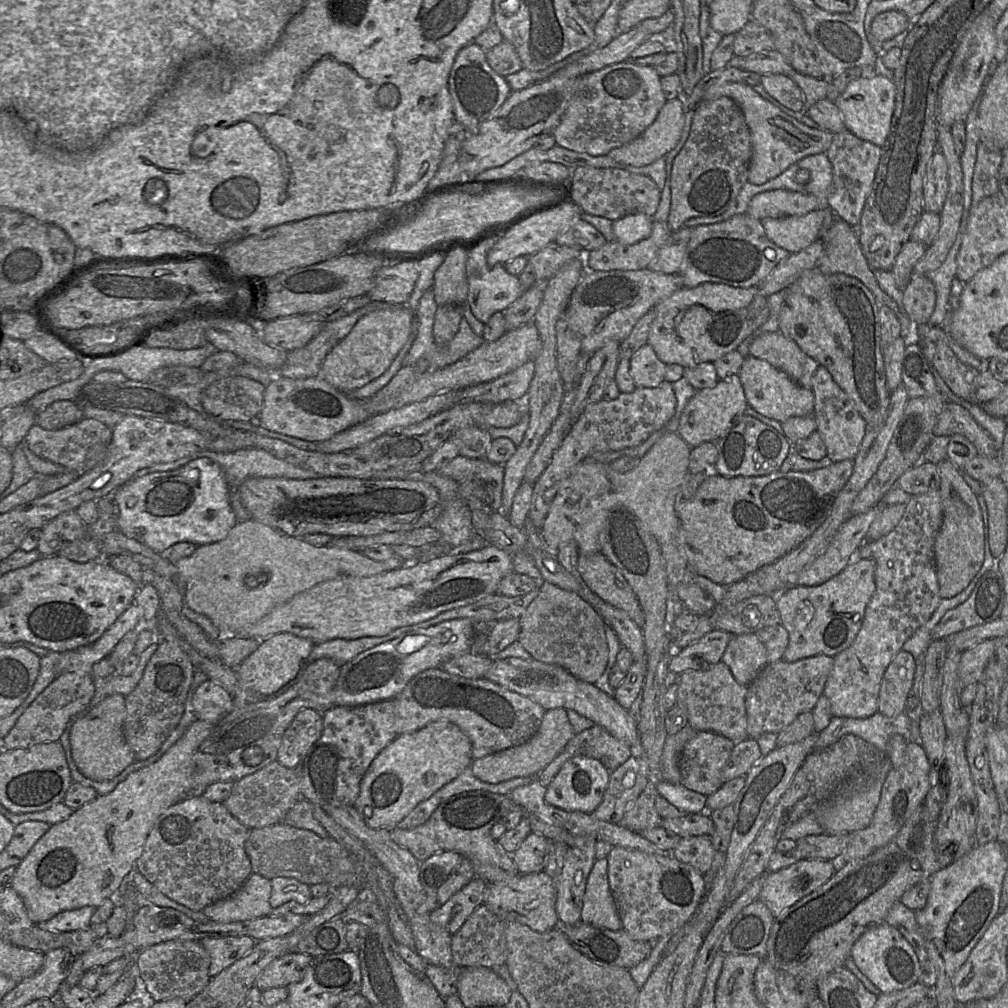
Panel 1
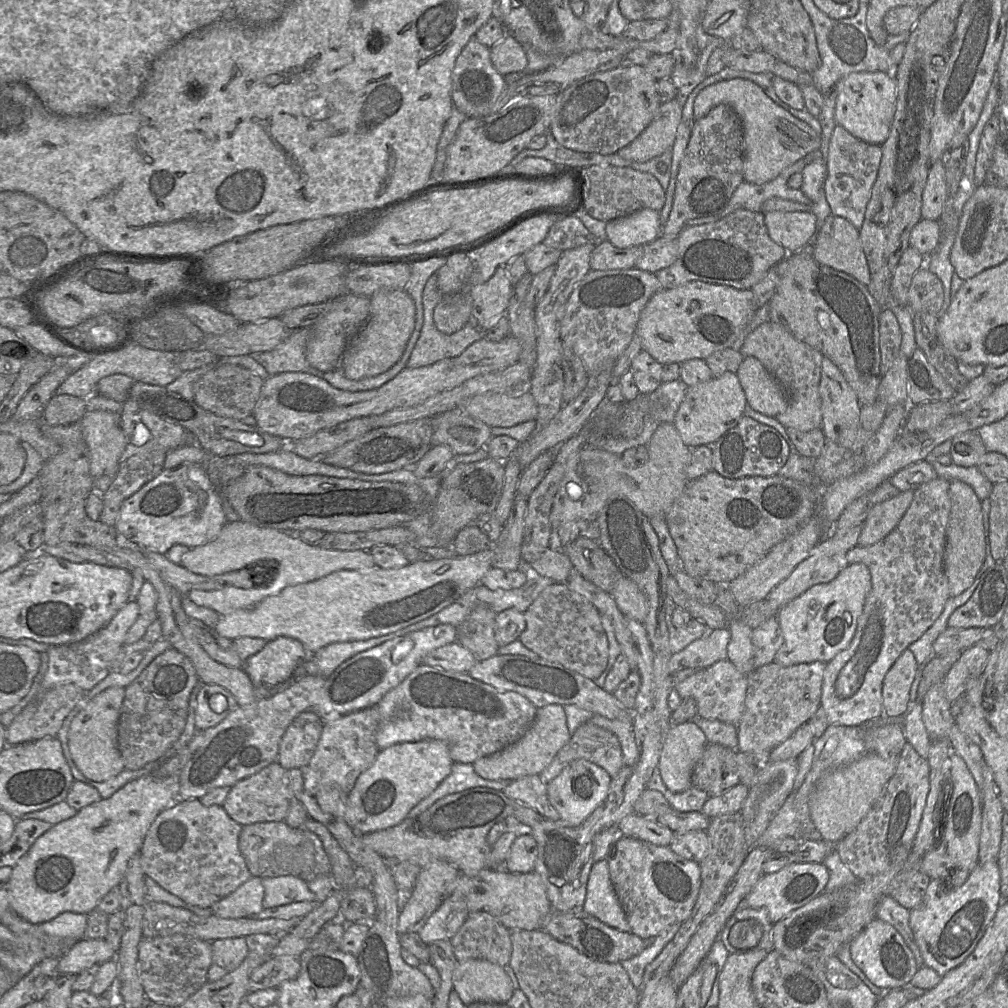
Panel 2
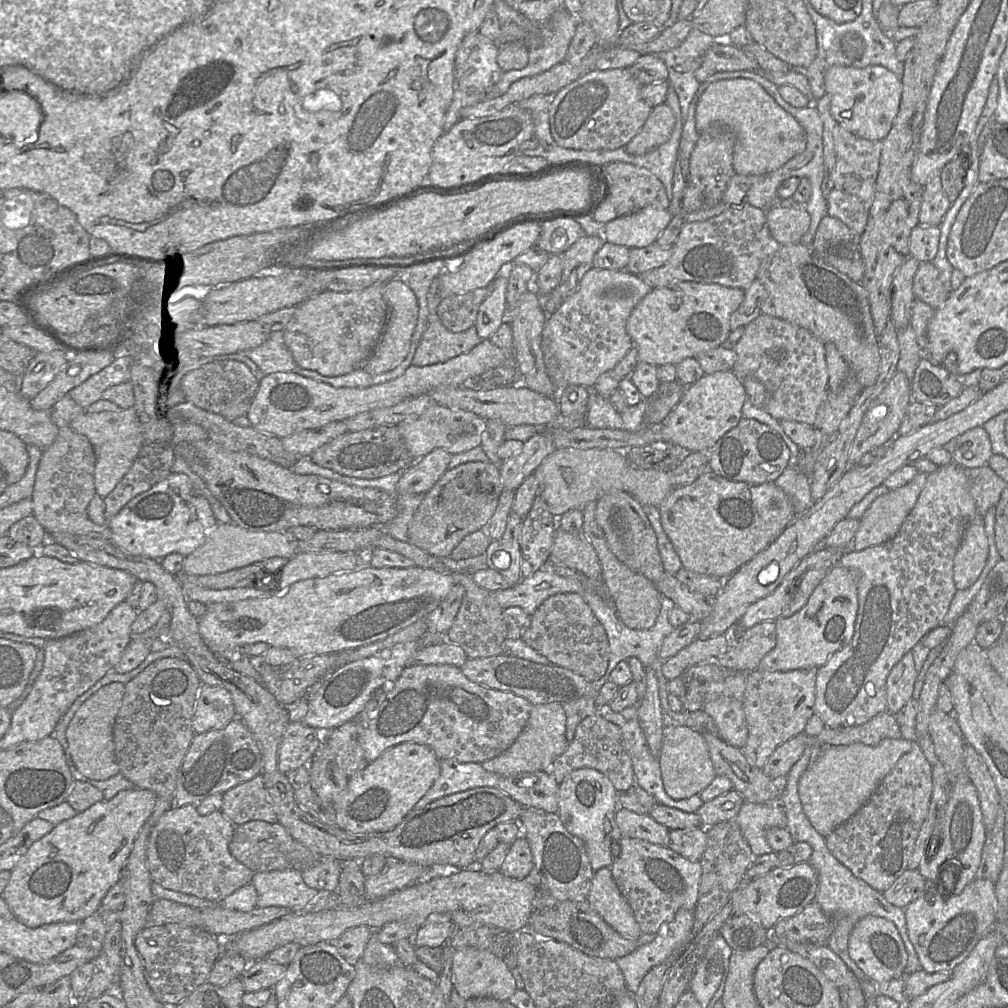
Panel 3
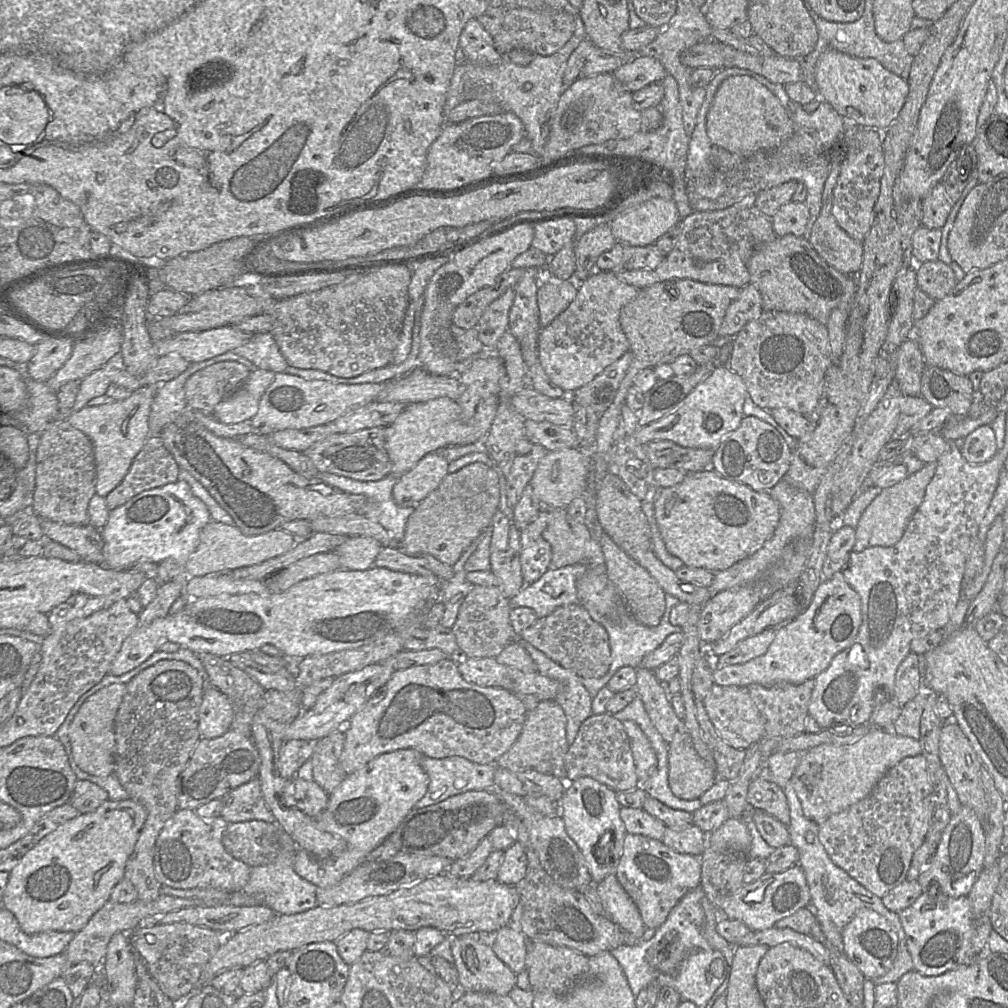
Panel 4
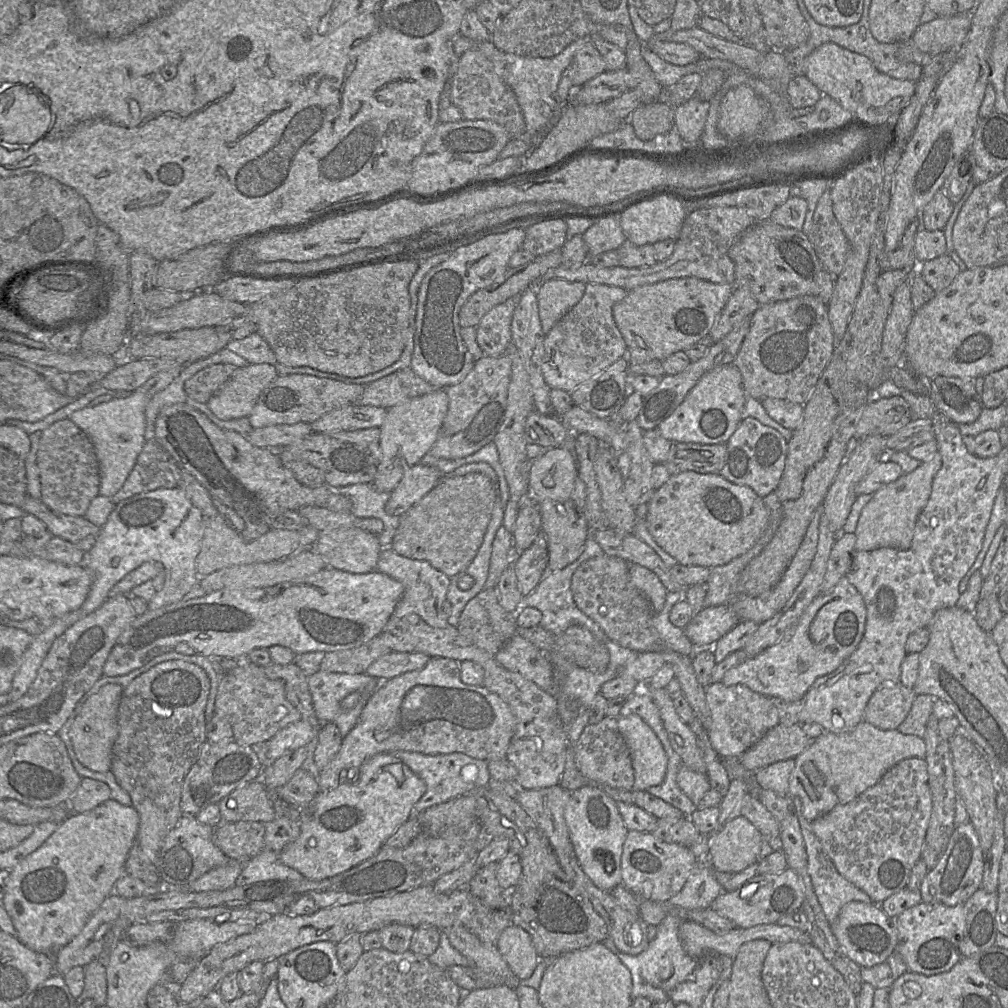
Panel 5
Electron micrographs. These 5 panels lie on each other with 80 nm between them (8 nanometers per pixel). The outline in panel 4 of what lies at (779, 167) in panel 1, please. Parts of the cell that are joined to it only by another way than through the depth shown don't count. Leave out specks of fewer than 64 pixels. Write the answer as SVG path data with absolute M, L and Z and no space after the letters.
M732 76L715 93L706 117L706 130L713 145L748 159L759 150L779 147L793 134L793 122L778 98L764 85L749 76Z

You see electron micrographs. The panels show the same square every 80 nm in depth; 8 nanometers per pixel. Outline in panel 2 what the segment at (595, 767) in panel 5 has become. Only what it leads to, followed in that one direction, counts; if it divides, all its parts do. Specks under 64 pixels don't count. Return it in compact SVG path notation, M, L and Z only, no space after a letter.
M592 722L581 725L570 741L540 774L540 780L549 785L573 761L586 760L604 769L614 778L625 767L617 736Z

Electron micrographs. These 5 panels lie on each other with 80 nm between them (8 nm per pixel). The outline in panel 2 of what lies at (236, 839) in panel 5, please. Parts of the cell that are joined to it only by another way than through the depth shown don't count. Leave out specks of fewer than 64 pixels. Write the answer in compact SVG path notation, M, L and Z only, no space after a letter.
M285 821L242 826L239 850L252 876L264 878L292 875L306 882L321 875L331 876L330 860L320 838L305 828L292 828Z

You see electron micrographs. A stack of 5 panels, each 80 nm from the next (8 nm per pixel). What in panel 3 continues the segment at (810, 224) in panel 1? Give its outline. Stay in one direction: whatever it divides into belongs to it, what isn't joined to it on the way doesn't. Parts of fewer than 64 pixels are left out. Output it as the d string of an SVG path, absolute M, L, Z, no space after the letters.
M775 205L765 214L772 237L781 245L799 243L811 222L809 212L802 205Z

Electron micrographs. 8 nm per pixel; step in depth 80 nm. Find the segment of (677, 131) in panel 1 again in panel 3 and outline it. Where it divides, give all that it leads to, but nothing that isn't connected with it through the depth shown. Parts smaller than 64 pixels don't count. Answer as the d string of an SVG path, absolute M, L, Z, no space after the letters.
M666 103L653 107L642 128L625 145L626 151L643 155L662 145L670 138L675 122L673 111Z

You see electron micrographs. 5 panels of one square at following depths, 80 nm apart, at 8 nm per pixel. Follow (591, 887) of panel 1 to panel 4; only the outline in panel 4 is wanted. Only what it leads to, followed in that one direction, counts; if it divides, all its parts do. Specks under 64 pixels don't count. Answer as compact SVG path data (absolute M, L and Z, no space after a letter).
M607 875L601 882L595 884L595 887L608 917L622 930L641 939L647 928L638 907L616 876Z

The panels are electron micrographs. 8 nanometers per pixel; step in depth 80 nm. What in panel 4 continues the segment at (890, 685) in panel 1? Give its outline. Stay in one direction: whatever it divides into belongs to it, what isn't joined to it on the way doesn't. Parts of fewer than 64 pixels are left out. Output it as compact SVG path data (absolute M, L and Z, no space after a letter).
M909 652L896 671L893 699L899 705L905 705L919 693L919 690L918 655Z

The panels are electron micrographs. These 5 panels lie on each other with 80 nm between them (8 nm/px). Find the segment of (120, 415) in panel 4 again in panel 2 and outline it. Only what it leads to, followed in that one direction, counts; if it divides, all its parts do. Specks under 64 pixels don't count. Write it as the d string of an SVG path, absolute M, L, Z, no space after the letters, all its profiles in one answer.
M109 411L85 412L79 421L83 439L89 451L89 470L94 481L104 475L114 475L126 446L126 436L121 427L119 413Z

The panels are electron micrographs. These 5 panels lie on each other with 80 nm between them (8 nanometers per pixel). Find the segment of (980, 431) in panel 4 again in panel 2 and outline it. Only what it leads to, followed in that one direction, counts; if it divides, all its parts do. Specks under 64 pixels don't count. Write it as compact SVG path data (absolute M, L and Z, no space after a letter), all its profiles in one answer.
M970 430L955 435L949 455L952 463L963 467L976 466L980 457L987 452L978 430Z

